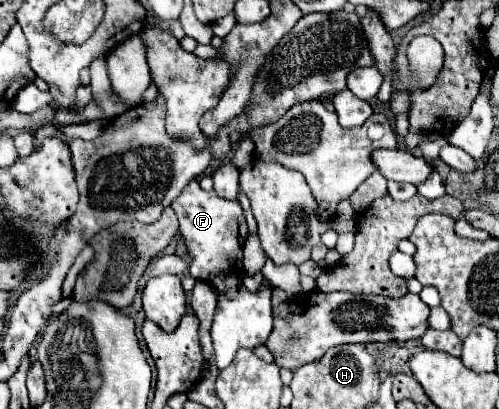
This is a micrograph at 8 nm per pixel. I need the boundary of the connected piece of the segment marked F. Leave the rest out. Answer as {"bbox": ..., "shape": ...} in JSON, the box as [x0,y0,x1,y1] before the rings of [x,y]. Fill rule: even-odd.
{"bbox":[172,179,272,369],"shape":[[[192,179],[182,193],[174,199],[172,209],[180,221],[180,235],[192,257],[190,275],[198,281],[210,281],[218,293],[218,309],[212,323],[212,341],[218,369],[228,367],[240,349],[254,349],[264,345],[272,333],[272,289],[270,285],[250,293],[236,273],[242,245],[248,237],[248,227],[240,203],[218,197],[214,191],[204,191],[196,179]]]}

